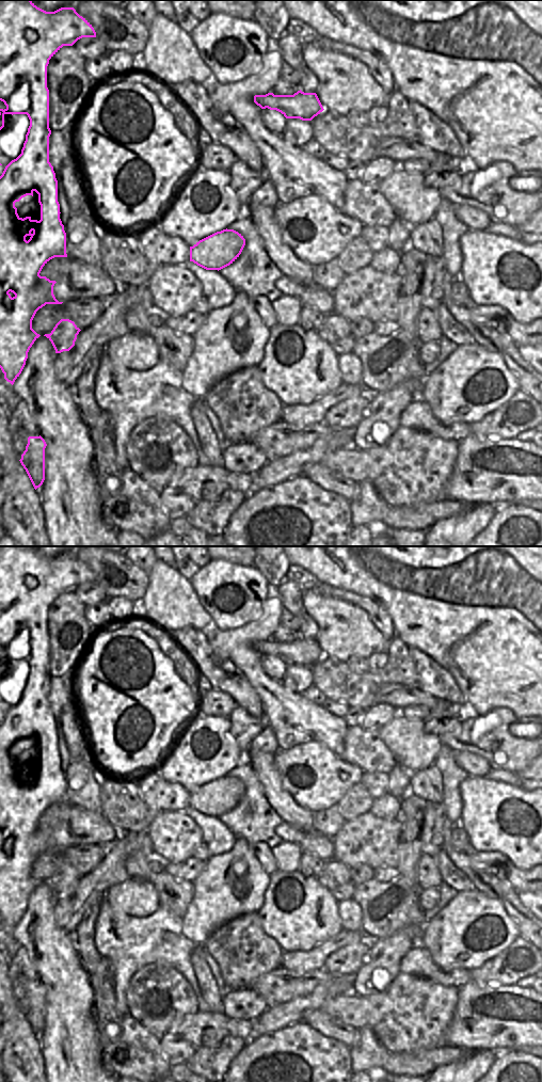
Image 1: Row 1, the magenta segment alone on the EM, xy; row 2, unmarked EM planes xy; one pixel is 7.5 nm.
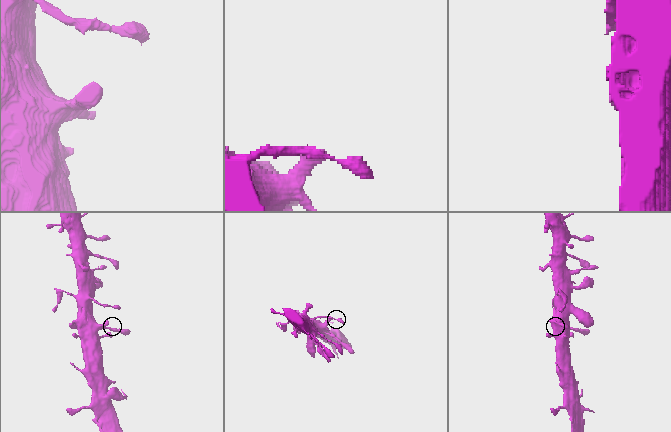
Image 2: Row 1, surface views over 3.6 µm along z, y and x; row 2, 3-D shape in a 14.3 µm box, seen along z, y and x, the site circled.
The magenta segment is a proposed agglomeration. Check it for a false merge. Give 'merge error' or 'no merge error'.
no merge error

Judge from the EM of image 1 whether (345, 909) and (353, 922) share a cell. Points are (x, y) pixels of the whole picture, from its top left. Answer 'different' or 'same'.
same

